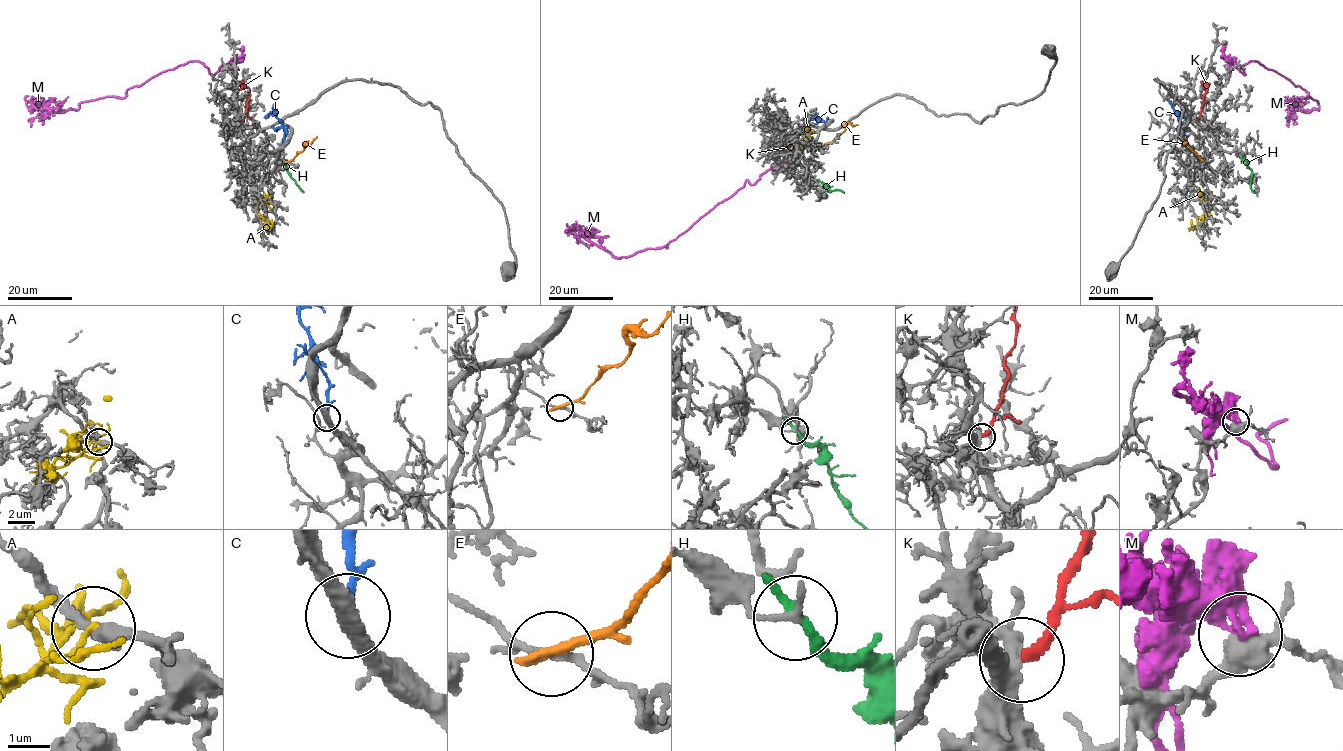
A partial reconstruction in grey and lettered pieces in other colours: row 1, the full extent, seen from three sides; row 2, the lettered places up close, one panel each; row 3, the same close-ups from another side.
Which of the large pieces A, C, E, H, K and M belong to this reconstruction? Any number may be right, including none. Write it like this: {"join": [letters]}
{"join": ["K"]}

